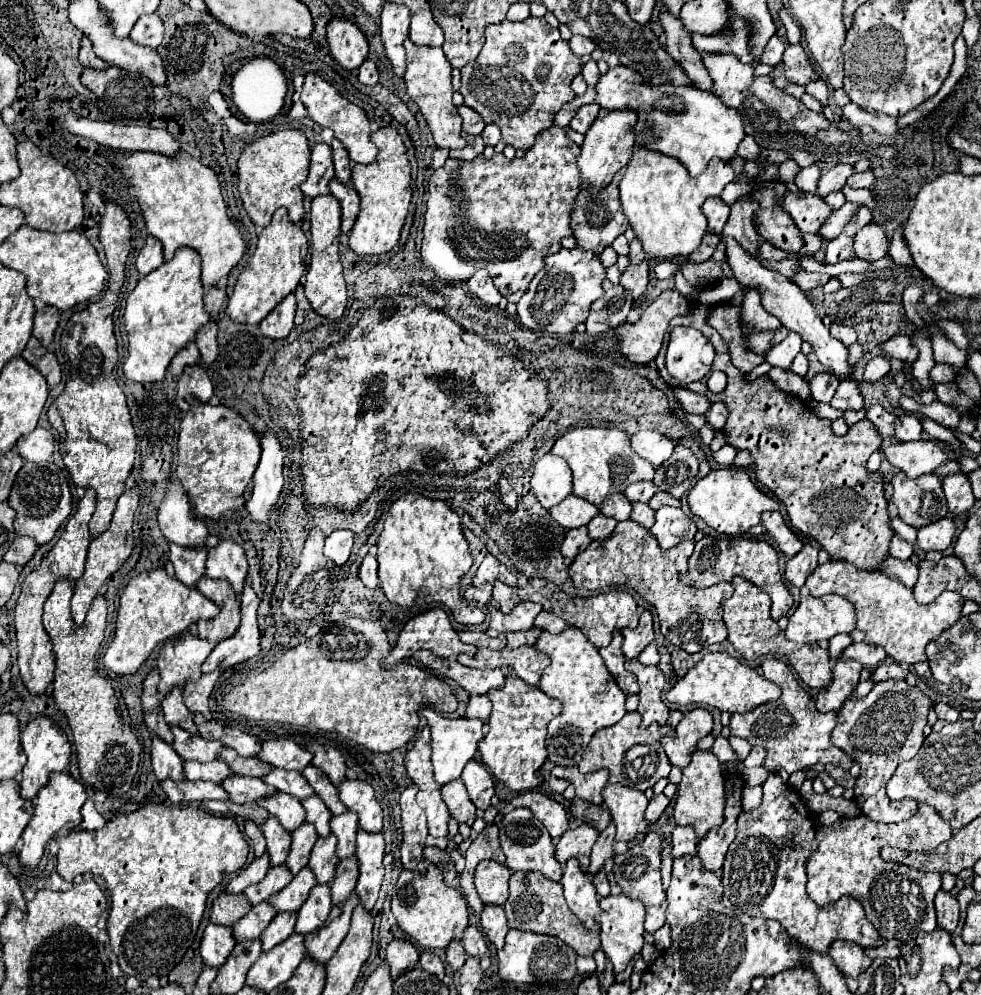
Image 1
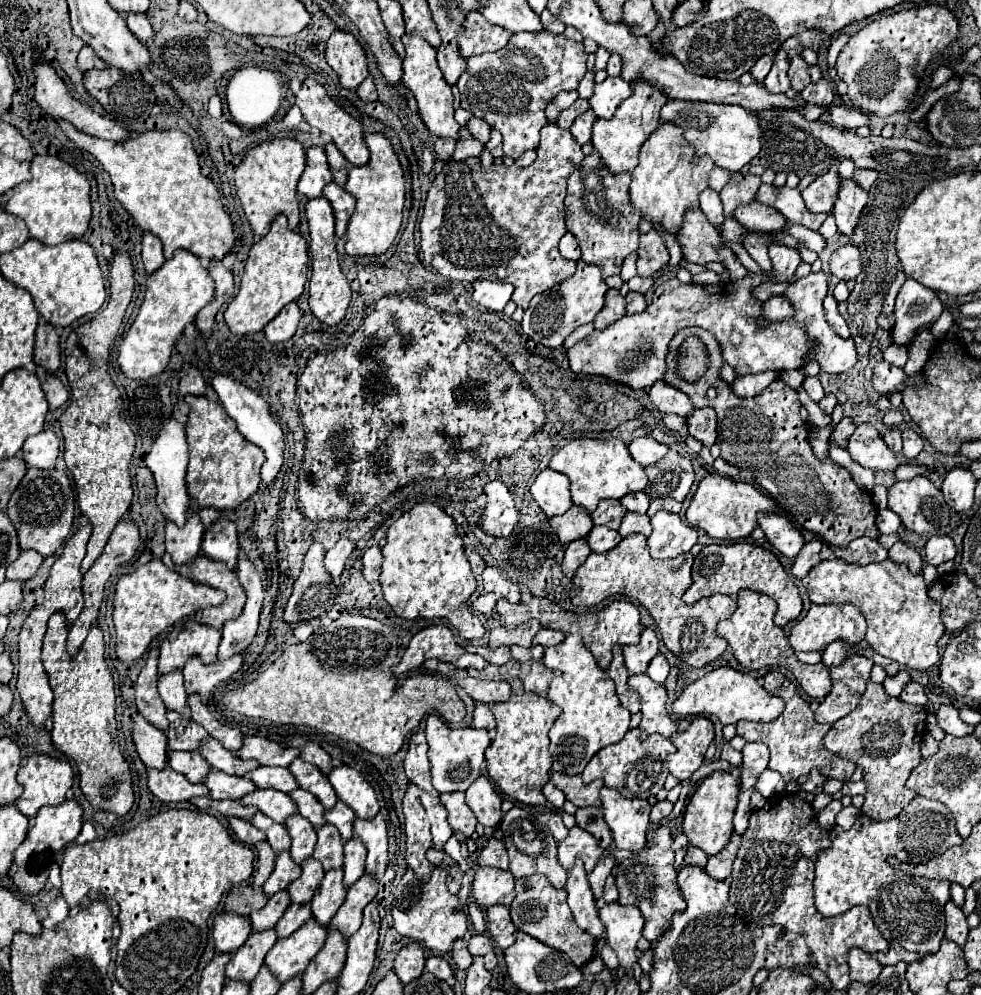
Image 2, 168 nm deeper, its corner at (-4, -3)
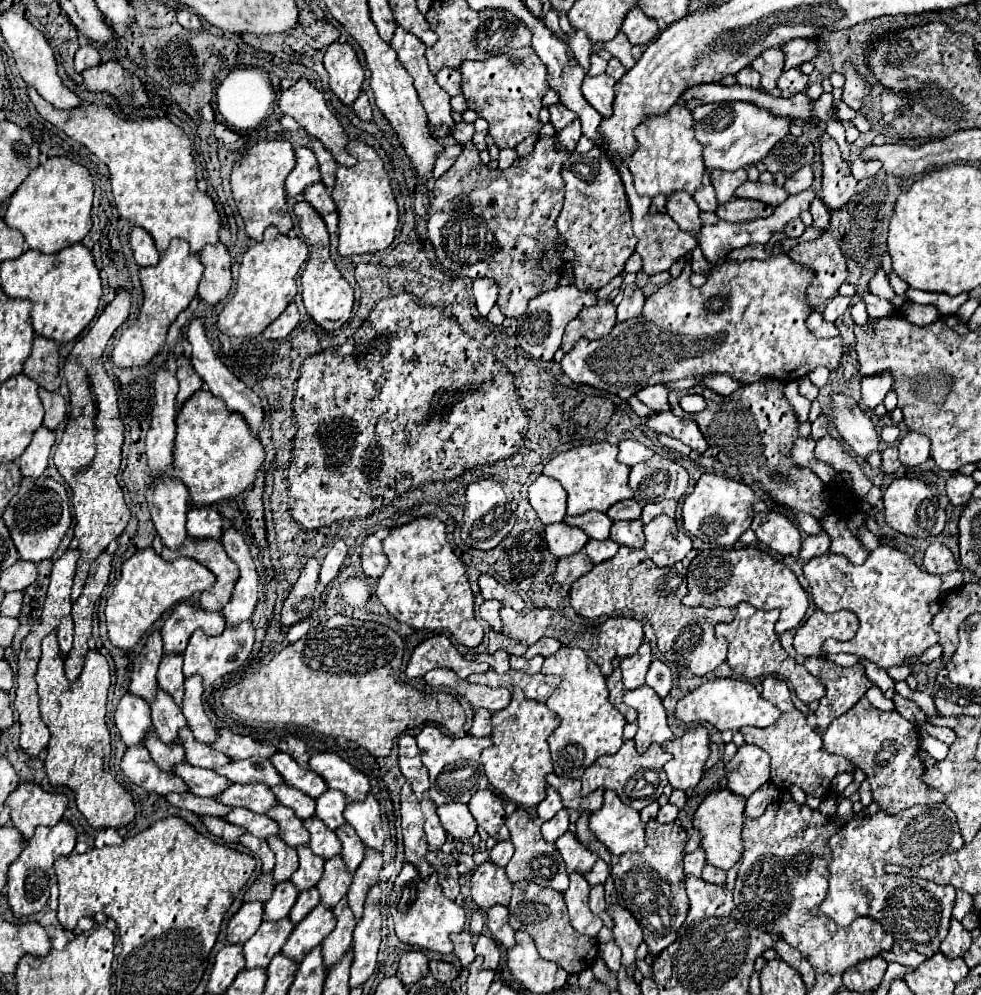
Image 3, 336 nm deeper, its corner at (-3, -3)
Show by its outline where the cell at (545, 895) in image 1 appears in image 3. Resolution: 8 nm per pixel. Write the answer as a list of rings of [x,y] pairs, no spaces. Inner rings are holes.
[[[531,880],[515,882],[511,904],[509,904],[509,918],[513,930],[523,930],[531,934],[541,958],[561,964],[561,968],[565,968],[569,974],[579,974],[581,970],[589,968],[599,954],[597,940],[589,936],[581,936],[571,926],[563,894],[553,888],[543,888]]]

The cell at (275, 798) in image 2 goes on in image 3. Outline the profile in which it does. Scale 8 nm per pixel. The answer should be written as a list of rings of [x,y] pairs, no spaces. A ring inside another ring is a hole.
[[[231,784],[217,798],[227,806],[243,806],[257,814],[267,814],[267,810],[277,804],[273,790],[265,784]]]

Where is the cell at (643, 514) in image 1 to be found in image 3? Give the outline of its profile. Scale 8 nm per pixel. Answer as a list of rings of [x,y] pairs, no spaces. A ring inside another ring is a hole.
[[[619,520],[611,526],[611,536],[613,542],[621,546],[631,546],[631,548],[641,548],[645,544],[645,534],[643,534],[643,522],[641,520]]]

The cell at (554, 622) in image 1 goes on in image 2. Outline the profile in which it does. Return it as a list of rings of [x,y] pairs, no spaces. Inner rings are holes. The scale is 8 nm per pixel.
[[[540,628],[540,632],[534,636],[532,640],[532,646],[554,646],[554,644],[560,644],[566,636],[562,632],[556,632],[556,630],[548,630],[548,628]]]

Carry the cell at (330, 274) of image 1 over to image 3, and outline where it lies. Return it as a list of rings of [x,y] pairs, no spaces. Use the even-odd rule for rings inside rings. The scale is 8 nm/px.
[[[305,200],[295,204],[295,216],[299,220],[301,232],[307,238],[309,246],[309,258],[305,262],[303,274],[301,274],[301,294],[305,310],[311,314],[311,318],[325,330],[339,330],[351,316],[353,308],[353,288],[347,284],[347,280],[339,274],[335,262],[329,254],[329,232],[325,228],[325,220],[321,220],[319,212]]]

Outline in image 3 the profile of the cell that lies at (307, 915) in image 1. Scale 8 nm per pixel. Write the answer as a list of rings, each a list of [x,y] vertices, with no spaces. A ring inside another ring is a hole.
[[[341,856],[325,862],[325,874],[317,884],[317,890],[321,894],[321,904],[325,908],[335,908],[335,904],[349,892],[351,886],[351,872],[345,868],[345,862]]]

